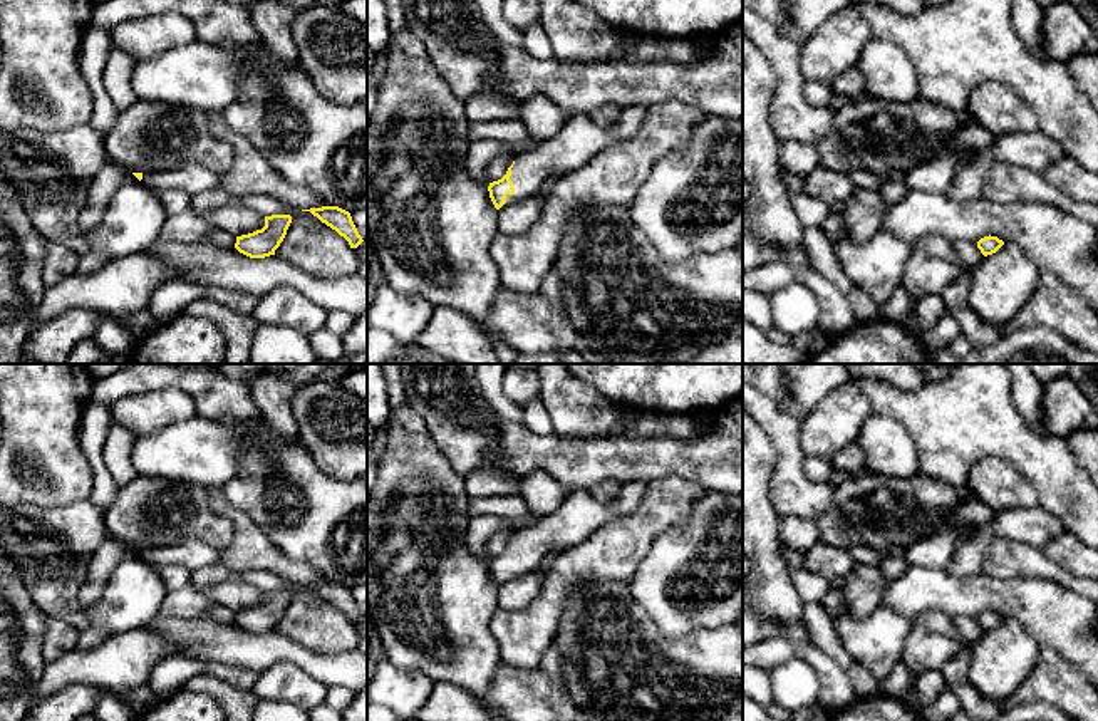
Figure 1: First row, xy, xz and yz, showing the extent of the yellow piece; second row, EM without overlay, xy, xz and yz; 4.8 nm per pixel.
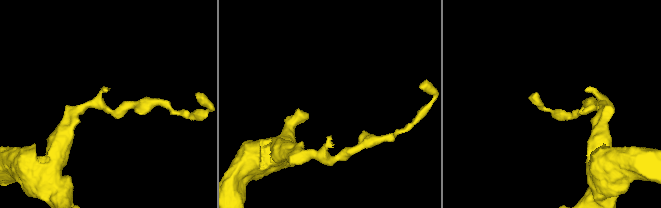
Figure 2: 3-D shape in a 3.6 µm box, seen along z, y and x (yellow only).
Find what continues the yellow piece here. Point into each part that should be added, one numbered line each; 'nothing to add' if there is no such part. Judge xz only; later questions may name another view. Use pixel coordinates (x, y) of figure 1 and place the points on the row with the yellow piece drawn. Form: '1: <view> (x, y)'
1: xz (579, 140)

